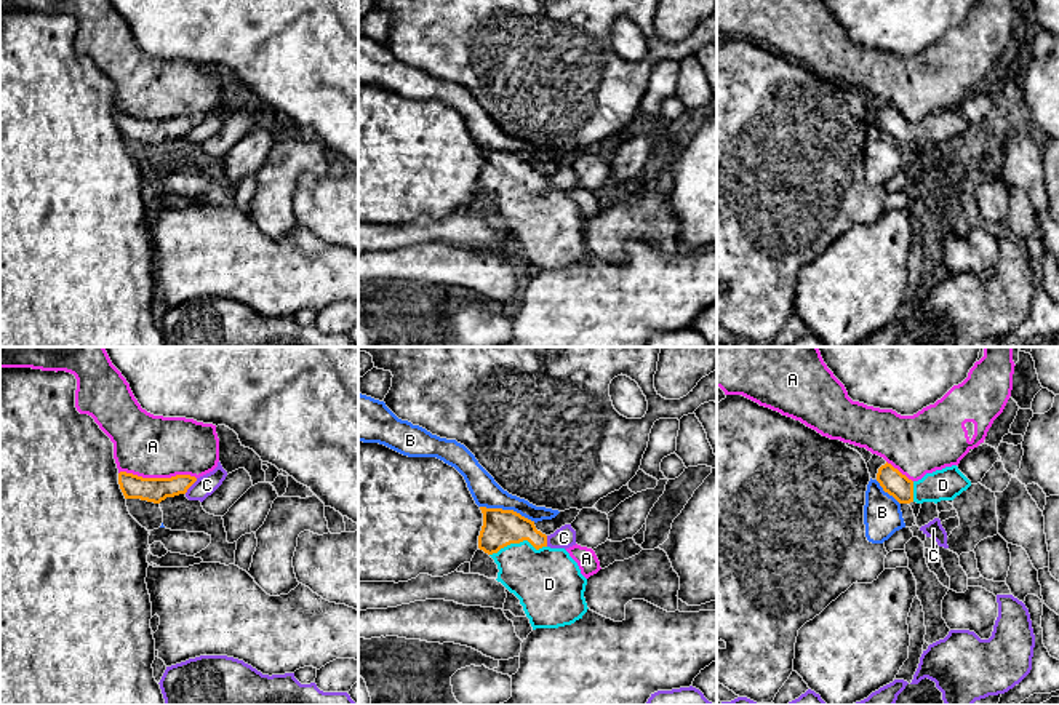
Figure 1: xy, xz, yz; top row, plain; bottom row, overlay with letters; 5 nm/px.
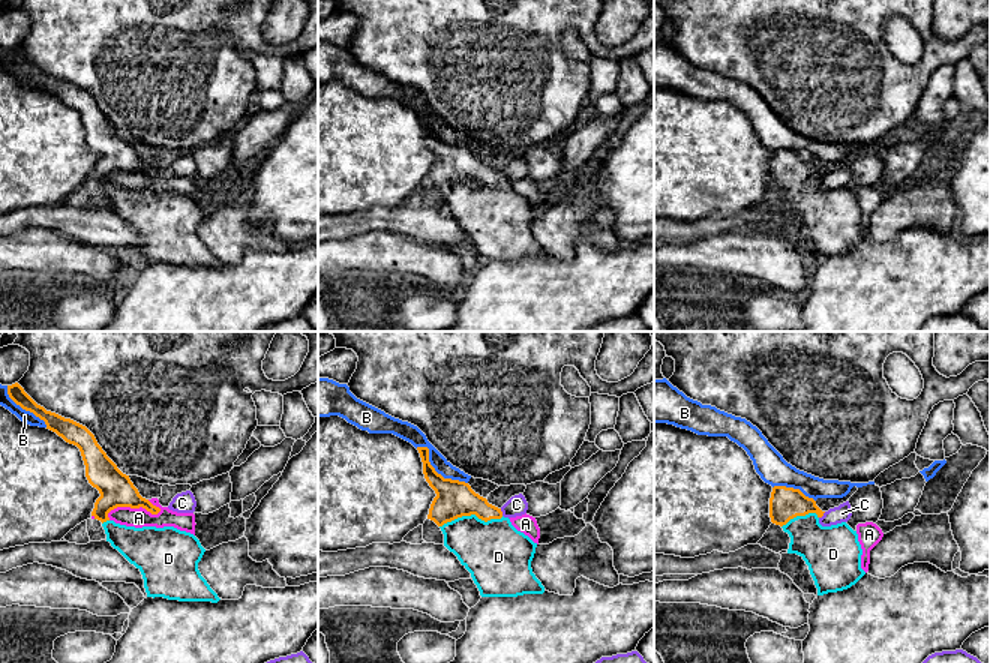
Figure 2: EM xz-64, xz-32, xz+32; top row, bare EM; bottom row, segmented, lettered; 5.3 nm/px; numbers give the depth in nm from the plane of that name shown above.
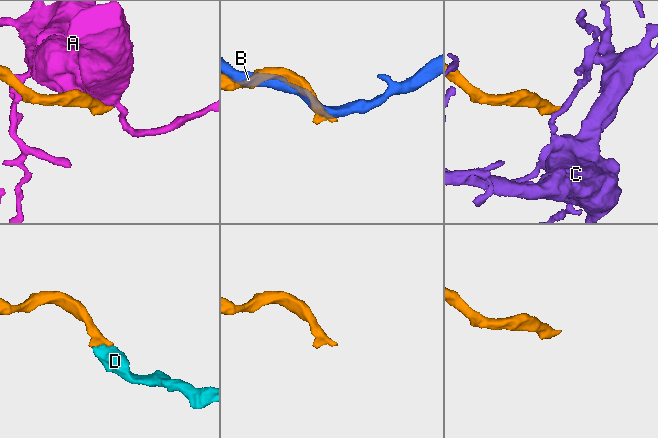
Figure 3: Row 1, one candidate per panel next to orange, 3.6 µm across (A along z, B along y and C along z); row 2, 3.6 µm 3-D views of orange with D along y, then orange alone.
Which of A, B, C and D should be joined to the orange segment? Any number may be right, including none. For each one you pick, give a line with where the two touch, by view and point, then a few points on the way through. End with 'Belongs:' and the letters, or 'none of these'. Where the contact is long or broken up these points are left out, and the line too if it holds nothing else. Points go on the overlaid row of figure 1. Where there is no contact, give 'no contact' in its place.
D: xz (517, 542) | across xz (501, 528), (517, 542), (522, 555), (547, 581)
Belongs: D

